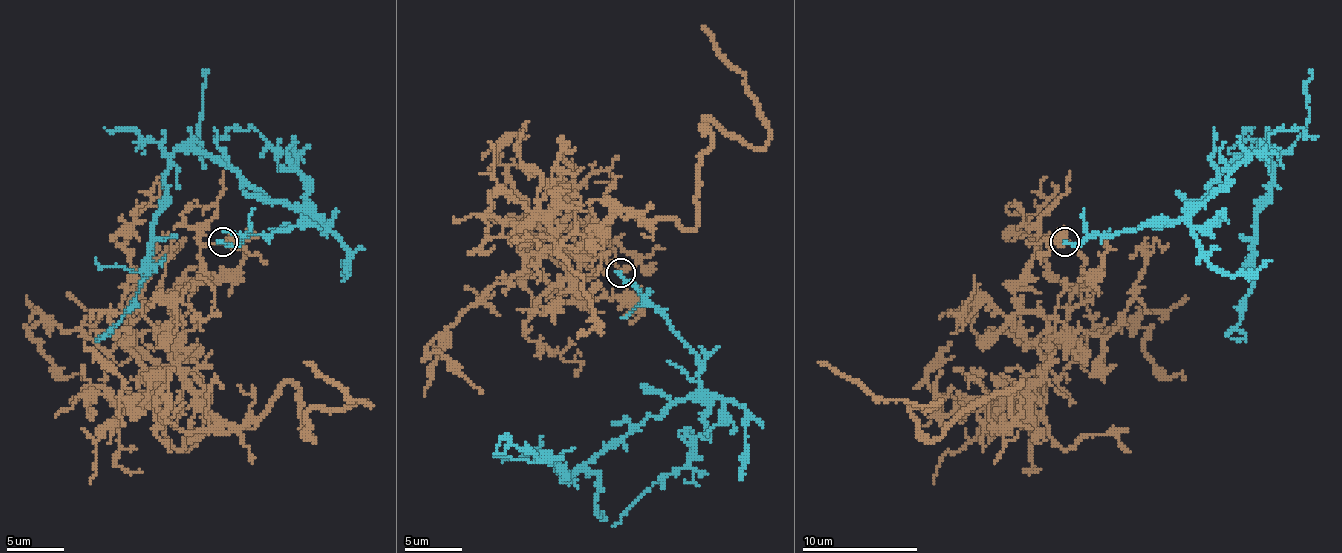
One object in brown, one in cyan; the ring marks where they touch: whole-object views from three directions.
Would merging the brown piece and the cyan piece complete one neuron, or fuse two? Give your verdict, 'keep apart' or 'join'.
keep apart

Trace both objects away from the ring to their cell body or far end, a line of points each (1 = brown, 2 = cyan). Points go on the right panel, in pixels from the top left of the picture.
1: (1063, 243), (1014, 290), (1046, 321), (1006, 425), (1020, 382), (925, 437), (910, 411), (939, 402), (818, 362)
2: (1063, 240), (1179, 220), (1237, 157), (1263, 151), (1269, 203), (1228, 336), (1237, 342)

